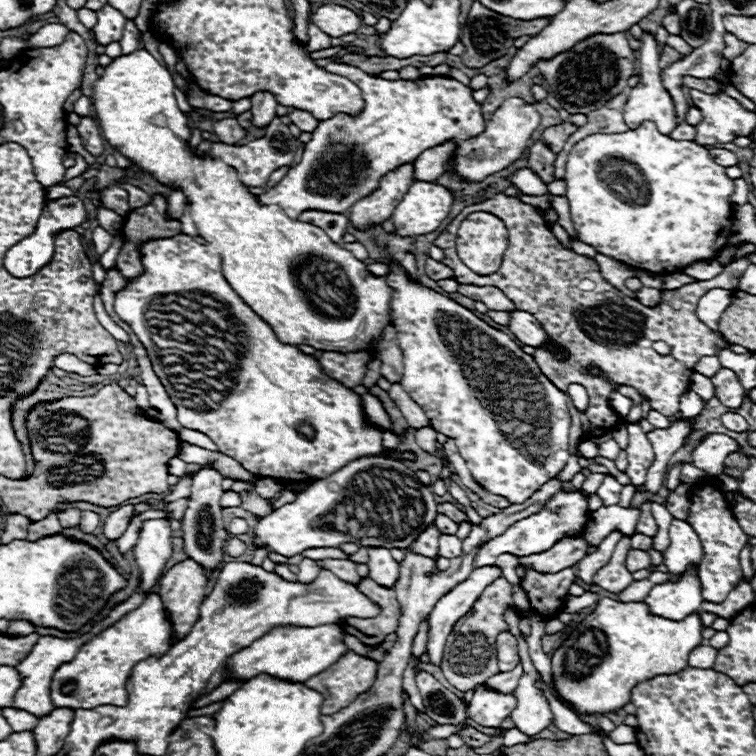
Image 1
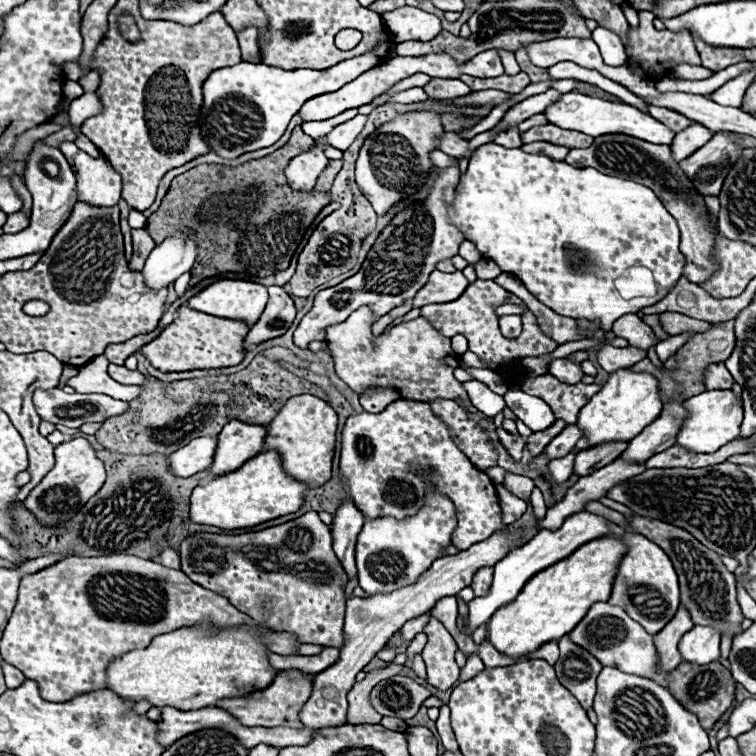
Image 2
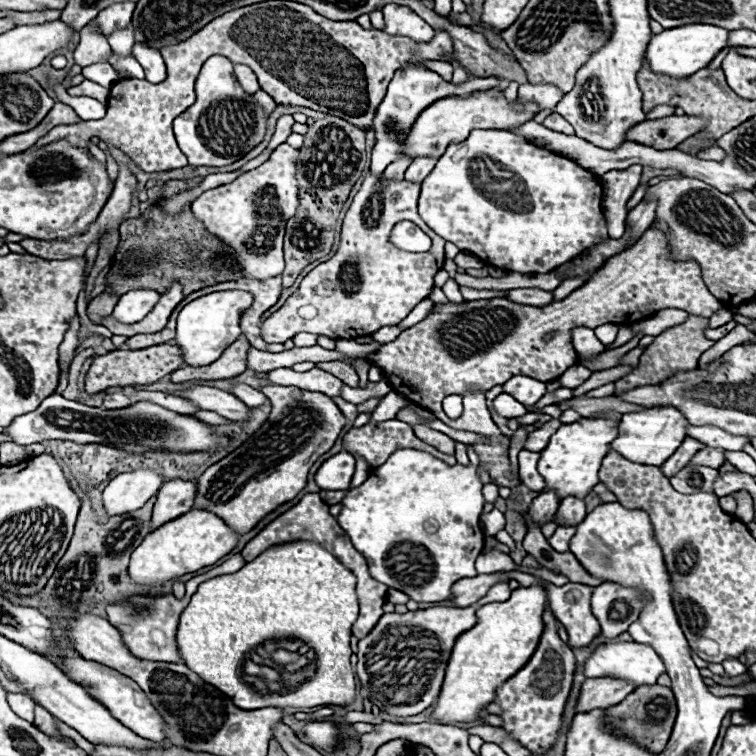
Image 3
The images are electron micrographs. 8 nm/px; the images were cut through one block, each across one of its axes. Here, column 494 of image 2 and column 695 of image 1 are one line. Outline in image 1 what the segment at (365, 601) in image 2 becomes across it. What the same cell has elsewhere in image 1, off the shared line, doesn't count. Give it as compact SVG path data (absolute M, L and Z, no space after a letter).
M672 520L670 524L670 544L664 550L662 558L670 574L680 574L688 564L698 564L704 556L700 540L688 522Z

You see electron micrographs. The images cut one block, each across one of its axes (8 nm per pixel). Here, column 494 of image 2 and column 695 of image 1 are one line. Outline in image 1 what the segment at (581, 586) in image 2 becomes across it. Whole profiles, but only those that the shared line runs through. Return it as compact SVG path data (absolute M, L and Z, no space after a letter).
M602 598L596 604L596 610L590 616L586 616L570 634L570 638L550 656L556 690L568 704L574 704L578 712L618 712L624 704L630 702L630 690L638 682L650 680L658 674L676 674L688 668L690 652L704 640L702 630L704 626L700 622L698 612L690 614L680 622L674 622L654 616L646 602L616 602L612 598Z

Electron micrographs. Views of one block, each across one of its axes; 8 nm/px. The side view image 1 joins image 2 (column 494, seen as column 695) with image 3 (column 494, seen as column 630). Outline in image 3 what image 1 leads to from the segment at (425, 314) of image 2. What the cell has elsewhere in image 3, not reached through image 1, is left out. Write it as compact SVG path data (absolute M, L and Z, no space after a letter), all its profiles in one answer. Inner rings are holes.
M648 228L634 246L610 258L598 274L560 302L536 308L514 304L508 298L492 298L464 304L448 302L442 308L434 306L422 322L404 330L394 342L382 344L366 354L364 360L370 360L370 366L382 368L396 392L402 392L410 402L434 412L446 426L482 434L484 442L474 444L480 464L494 484L510 488L512 500L522 502L518 494L520 476L512 474L508 458L510 440L502 436L498 426L490 420L484 392L516 375L552 382L578 362L570 336L574 328L598 328L602 324L620 322L634 324L662 308L680 308L688 314L710 318L722 310L724 304L706 290L700 266L694 260L672 260L666 234L658 228ZM550 332L552 338L544 340ZM470 386L480 386L482 392L468 392ZM450 394L464 398L464 412L458 420L442 412L442 400Z

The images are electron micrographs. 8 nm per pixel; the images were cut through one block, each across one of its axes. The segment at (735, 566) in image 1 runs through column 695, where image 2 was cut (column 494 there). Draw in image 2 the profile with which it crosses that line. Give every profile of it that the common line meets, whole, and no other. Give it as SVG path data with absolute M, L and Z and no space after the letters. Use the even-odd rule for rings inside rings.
M396 400L378 414L366 410L352 414L342 428L340 474L348 484L348 496L362 510L364 518L378 518L378 514L406 518L406 514L414 514L422 506L426 486L438 486L456 506L458 528L452 544L458 550L486 540L504 526L498 516L492 480L452 442L450 430L434 416L428 402ZM414 468L432 468L436 472L432 480L422 480Z

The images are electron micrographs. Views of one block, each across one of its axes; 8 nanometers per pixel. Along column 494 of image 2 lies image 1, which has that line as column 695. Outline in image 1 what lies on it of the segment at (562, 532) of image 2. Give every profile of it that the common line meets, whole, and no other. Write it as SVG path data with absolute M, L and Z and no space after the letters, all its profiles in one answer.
M688 566L678 576L676 582L656 584L650 590L646 602L656 616L668 620L682 620L700 608L702 594L700 594L700 578L696 568L698 566Z

